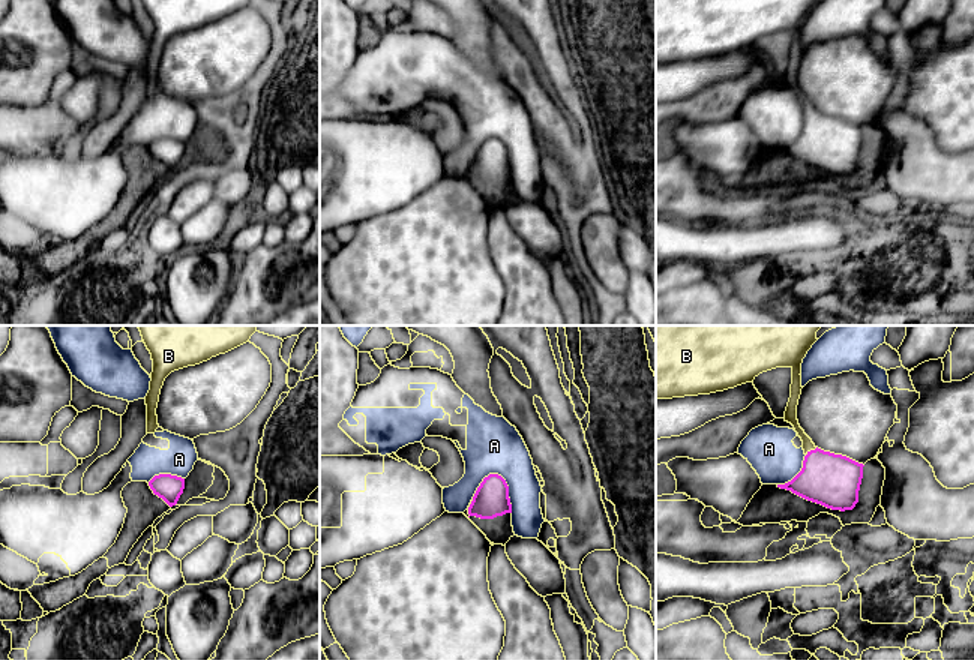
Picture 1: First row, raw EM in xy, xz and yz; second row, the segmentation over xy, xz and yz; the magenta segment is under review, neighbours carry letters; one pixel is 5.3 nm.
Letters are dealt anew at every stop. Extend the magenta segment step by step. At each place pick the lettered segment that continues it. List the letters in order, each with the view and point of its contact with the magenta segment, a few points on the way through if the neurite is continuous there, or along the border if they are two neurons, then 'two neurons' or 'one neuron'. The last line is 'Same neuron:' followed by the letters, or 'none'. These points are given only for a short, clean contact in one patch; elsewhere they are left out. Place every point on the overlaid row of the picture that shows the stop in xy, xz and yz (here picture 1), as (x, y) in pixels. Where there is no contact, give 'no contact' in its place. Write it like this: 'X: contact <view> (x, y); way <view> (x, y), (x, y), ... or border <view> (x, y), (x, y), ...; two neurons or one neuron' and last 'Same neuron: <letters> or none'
A: contact xz (508, 489); two neurons
B: contact yz (811, 450); way yz (833, 480), (818, 465), (811, 450), (791, 417), (791, 410); one neuron
Same neuron: B

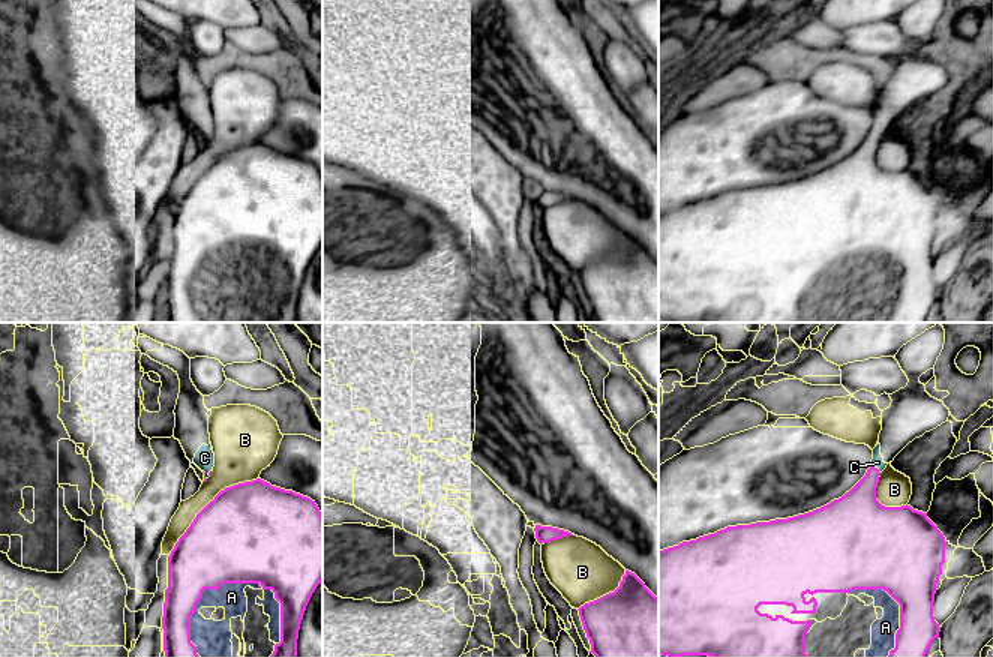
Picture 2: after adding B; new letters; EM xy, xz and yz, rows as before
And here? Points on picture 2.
A: contact xy (206, 588); one neuron
B: contact xy (207, 504); two neurons
C: contact yz (878, 470); way yz (858, 512), (864, 489), (878, 470), (878, 462); one neuron
Same neuron: A, C

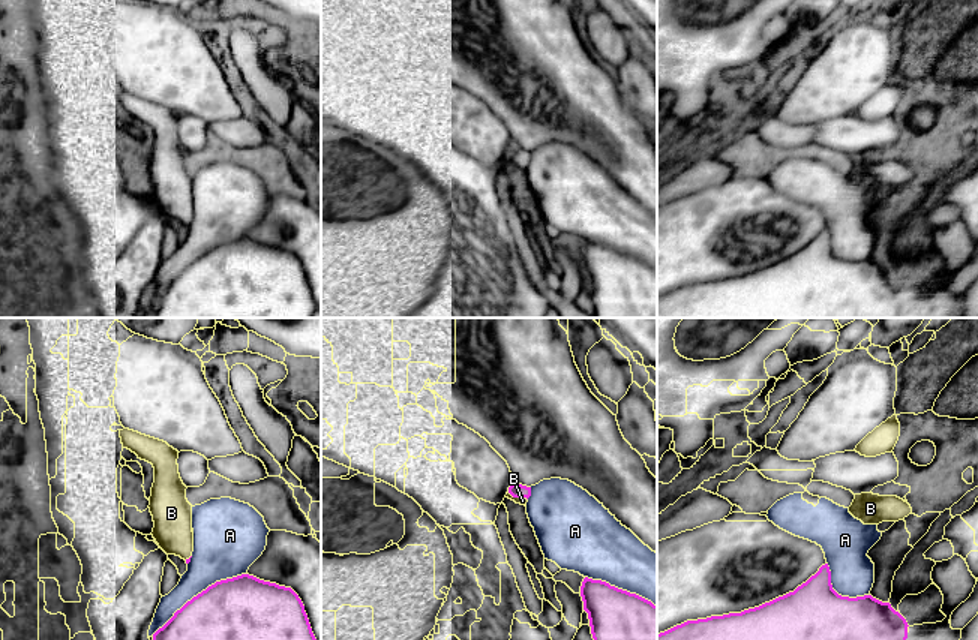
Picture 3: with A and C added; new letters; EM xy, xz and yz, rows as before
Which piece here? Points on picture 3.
A: contact xy (198, 594); two neurons
B: contact xz (518, 496); way xz (516, 490), (518, 496), (522, 501); one neuron
Same neuron: B

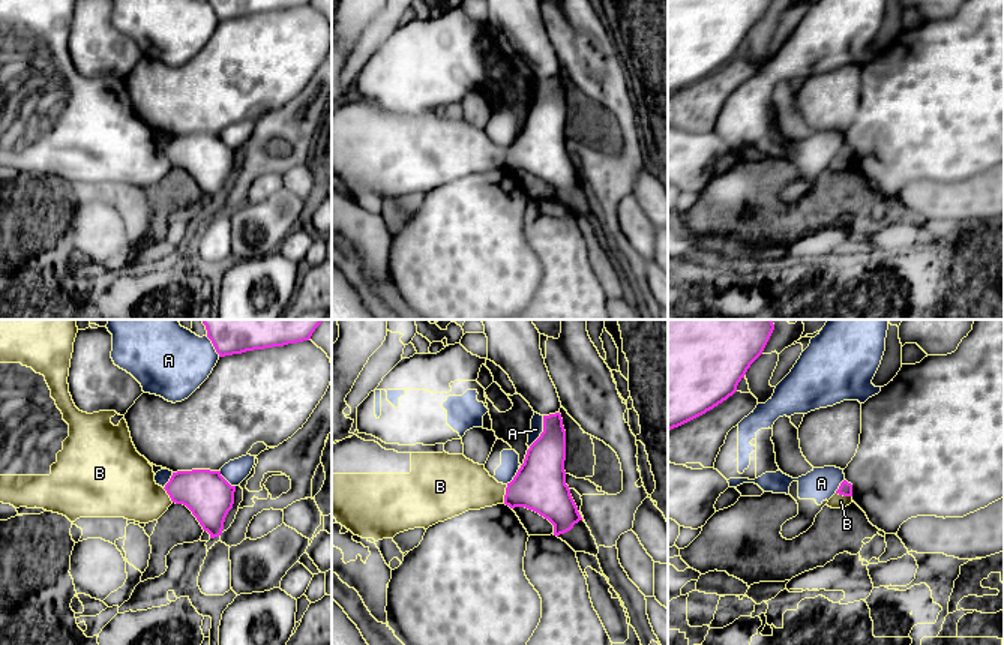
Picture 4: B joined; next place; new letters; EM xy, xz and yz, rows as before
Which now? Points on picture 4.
A: contact xz (542, 432); two neurons
B: contact xz (506, 494); border xz (508, 485), (503, 503); two neurons
Same neuron: none

